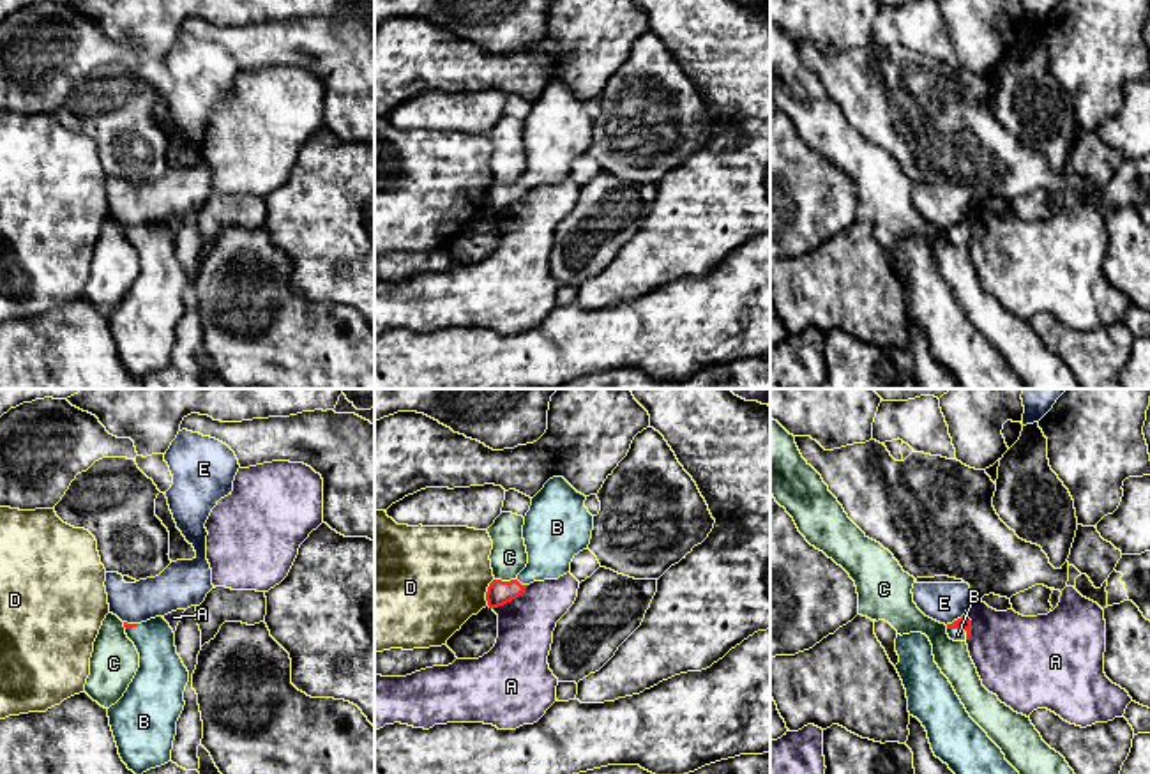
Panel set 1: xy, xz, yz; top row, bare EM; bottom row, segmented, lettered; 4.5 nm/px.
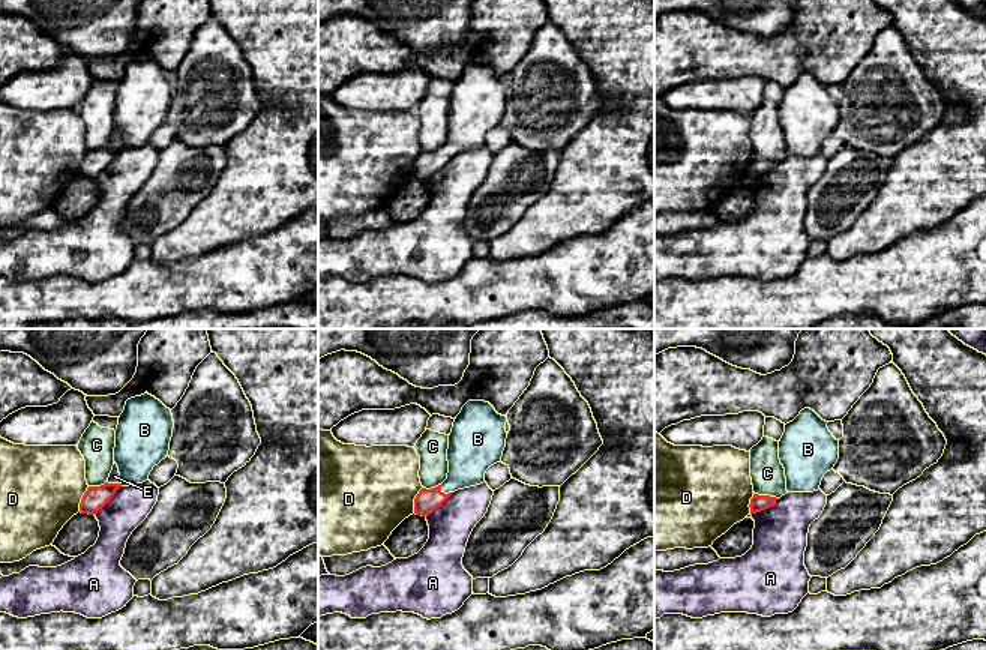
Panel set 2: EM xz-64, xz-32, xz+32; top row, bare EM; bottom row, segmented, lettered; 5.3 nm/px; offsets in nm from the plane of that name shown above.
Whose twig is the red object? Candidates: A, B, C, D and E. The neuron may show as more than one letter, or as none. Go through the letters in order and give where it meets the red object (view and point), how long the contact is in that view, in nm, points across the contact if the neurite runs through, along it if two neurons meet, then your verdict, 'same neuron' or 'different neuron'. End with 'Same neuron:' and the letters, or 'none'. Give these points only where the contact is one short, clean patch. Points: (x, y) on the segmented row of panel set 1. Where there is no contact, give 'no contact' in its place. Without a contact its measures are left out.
A: xz (511, 599) | 200 nm | along xz (529, 585), (518, 596), (493, 608) | different neuron
B: yz (960, 628) | 110 nm | across yz (963, 622), (960, 628), (958, 635) | same neuron
C: xz (506, 582) | 100 nm | along xz (495, 578), (514, 580) | different neuron
D: xz (486, 592) | 130 nm | along xz (493, 578), (486, 592), (486, 605) | different neuron
E: yz (954, 621) | 110 nm | along yz (965, 614), (945, 624) | different neuron
Same neuron: B

